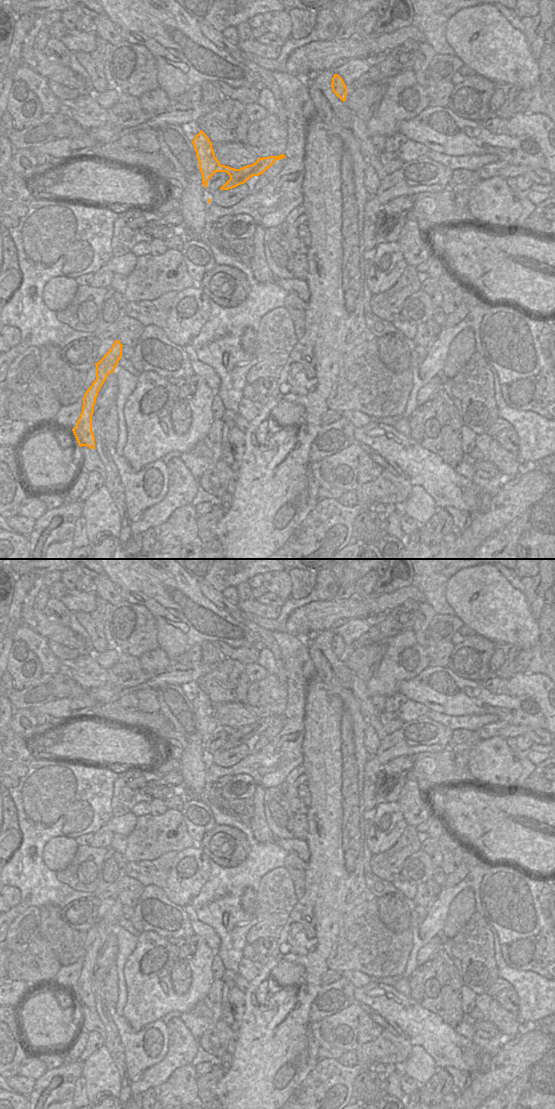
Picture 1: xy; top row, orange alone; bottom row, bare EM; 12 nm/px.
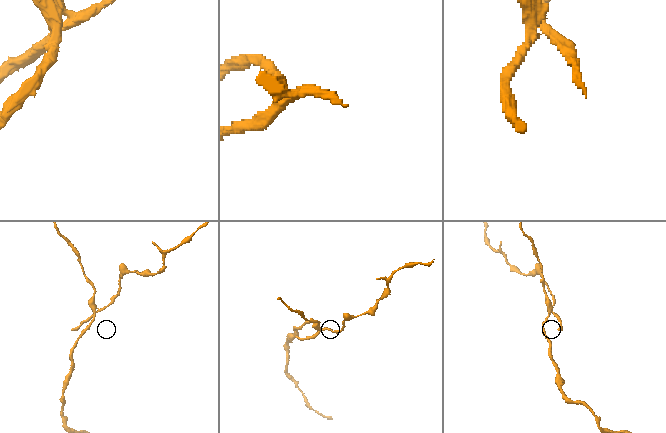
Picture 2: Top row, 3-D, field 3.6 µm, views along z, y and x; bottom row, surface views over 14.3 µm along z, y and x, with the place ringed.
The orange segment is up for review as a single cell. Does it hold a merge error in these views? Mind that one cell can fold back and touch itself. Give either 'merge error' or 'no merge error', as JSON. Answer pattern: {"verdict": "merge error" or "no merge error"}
{"verdict": "merge error"}

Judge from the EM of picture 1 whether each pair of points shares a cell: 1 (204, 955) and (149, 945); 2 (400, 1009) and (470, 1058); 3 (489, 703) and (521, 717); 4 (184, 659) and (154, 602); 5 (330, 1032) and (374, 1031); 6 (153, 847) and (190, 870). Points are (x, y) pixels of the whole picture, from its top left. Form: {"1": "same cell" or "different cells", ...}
{"1": "same cell", "2": "same cell", "3": "same cell", "4": "different cells", "5": "same cell", "6": "different cells"}

